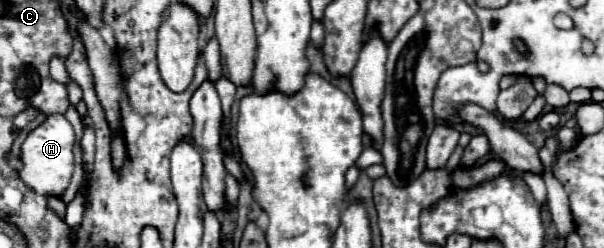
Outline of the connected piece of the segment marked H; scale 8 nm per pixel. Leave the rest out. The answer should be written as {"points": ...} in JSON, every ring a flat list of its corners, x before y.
{"points":[[49,115,45,123,41,123,35,131,31,131,21,147,21,167,19,175,23,183,39,193,39,195,63,195,67,189,71,175,73,175,73,143,75,133,71,123,65,119,65,115]]}

